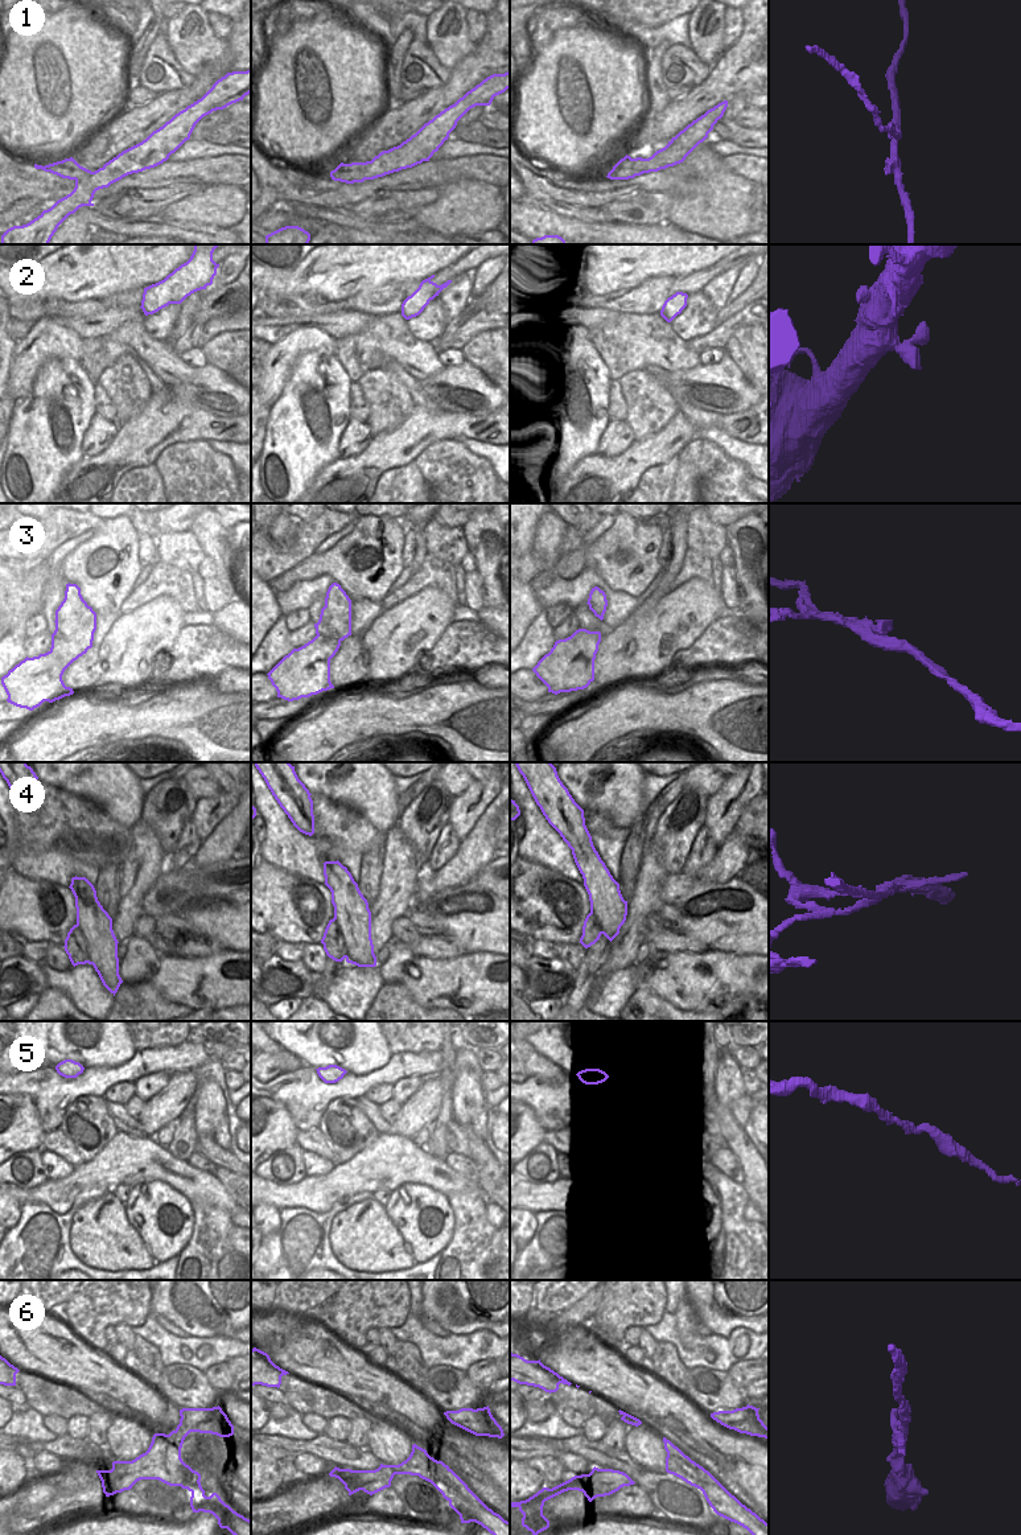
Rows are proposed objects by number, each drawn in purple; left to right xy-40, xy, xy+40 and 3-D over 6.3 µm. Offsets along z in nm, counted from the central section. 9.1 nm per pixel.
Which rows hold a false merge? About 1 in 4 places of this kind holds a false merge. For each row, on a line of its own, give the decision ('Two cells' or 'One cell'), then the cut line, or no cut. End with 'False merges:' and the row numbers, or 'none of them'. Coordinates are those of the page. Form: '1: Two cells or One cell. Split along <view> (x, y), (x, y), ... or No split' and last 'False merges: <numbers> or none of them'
1: Two cells. Split along xy-40 (102, 168), (75, 181)
2: One cell. No split
3: Two cells. Split along xy-40 (50, 650), (54, 659), (28, 666), (33, 677), (17, 706)
4: Two cells. Split along xy-40 (77, 924), (93, 963)
5: One cell. No split
6: Two cells. Split along xy-40 (181, 1444), (168, 1445), (168, 1472), (157, 1478)
False merges: 1, 3, 4, 6.

